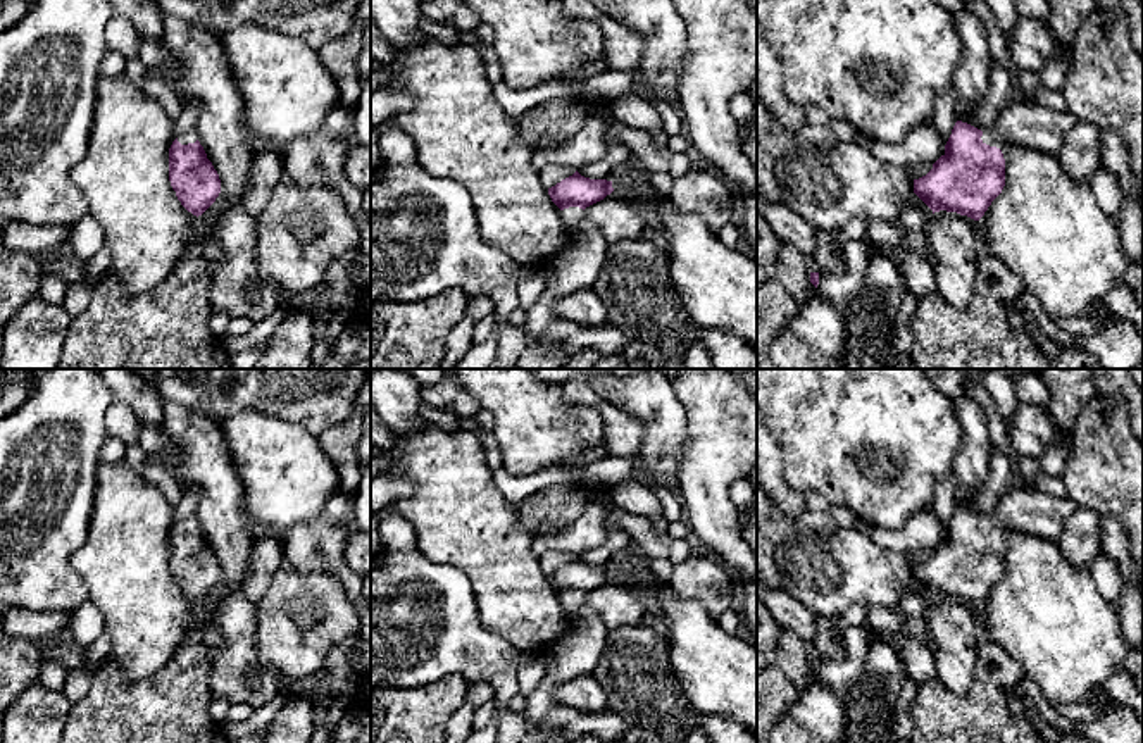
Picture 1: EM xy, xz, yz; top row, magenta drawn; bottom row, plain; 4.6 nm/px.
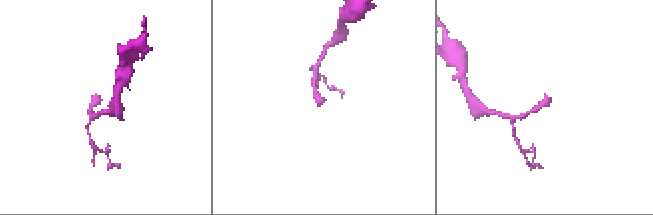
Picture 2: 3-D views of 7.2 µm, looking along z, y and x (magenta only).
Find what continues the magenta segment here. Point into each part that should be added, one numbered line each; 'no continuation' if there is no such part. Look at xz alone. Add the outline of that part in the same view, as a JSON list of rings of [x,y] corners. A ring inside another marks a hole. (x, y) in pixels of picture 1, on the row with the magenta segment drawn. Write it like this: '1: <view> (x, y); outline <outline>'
1: xz (578, 266); outline [[[569,207],[562,210],[569,229],[564,250],[545,269],[545,290],[538,302],[526,310],[524,331],[541,336],[559,319],[553,310],[557,300],[591,286],[607,259],[607,240],[586,219],[584,210]]]

